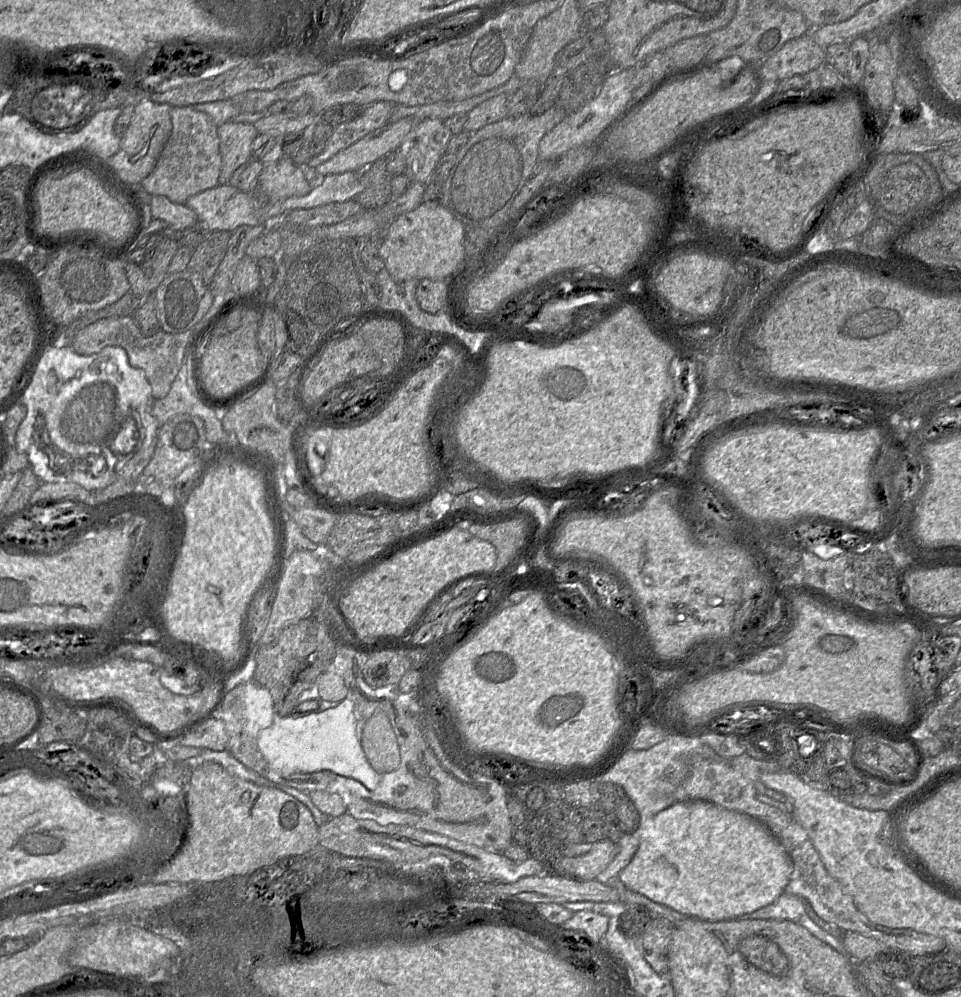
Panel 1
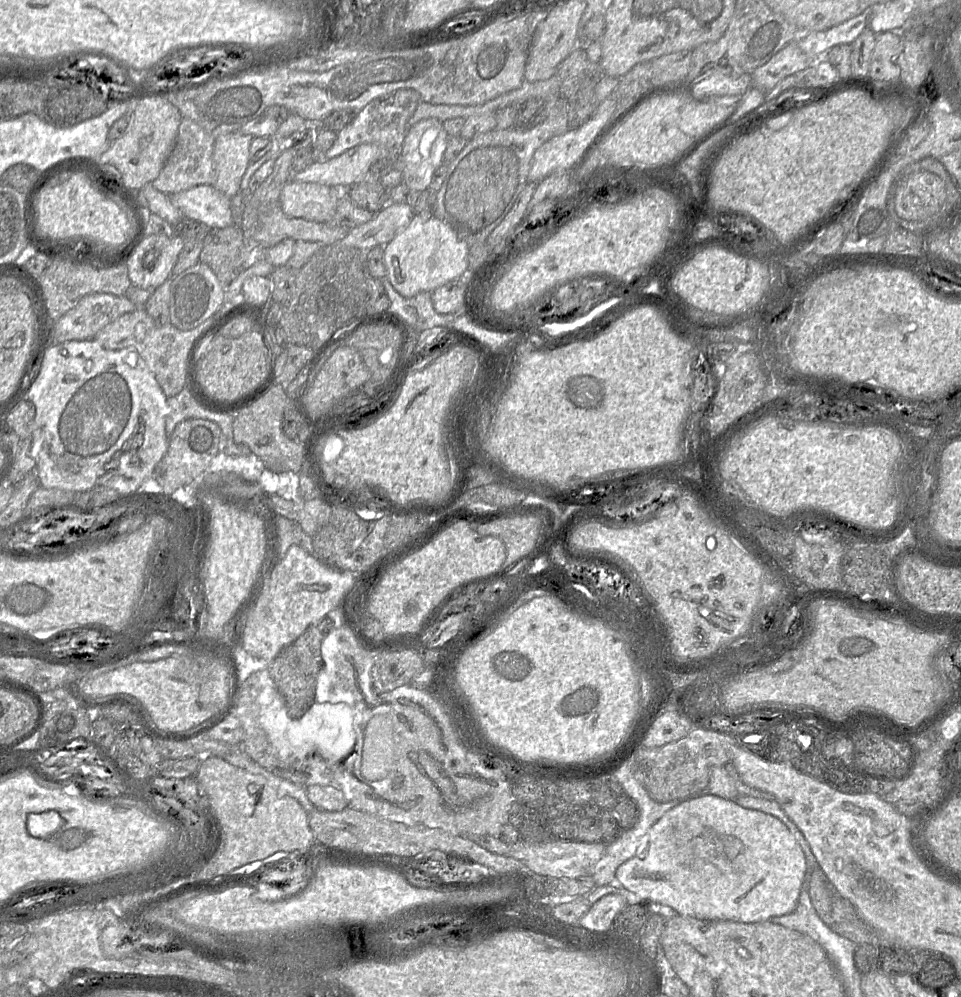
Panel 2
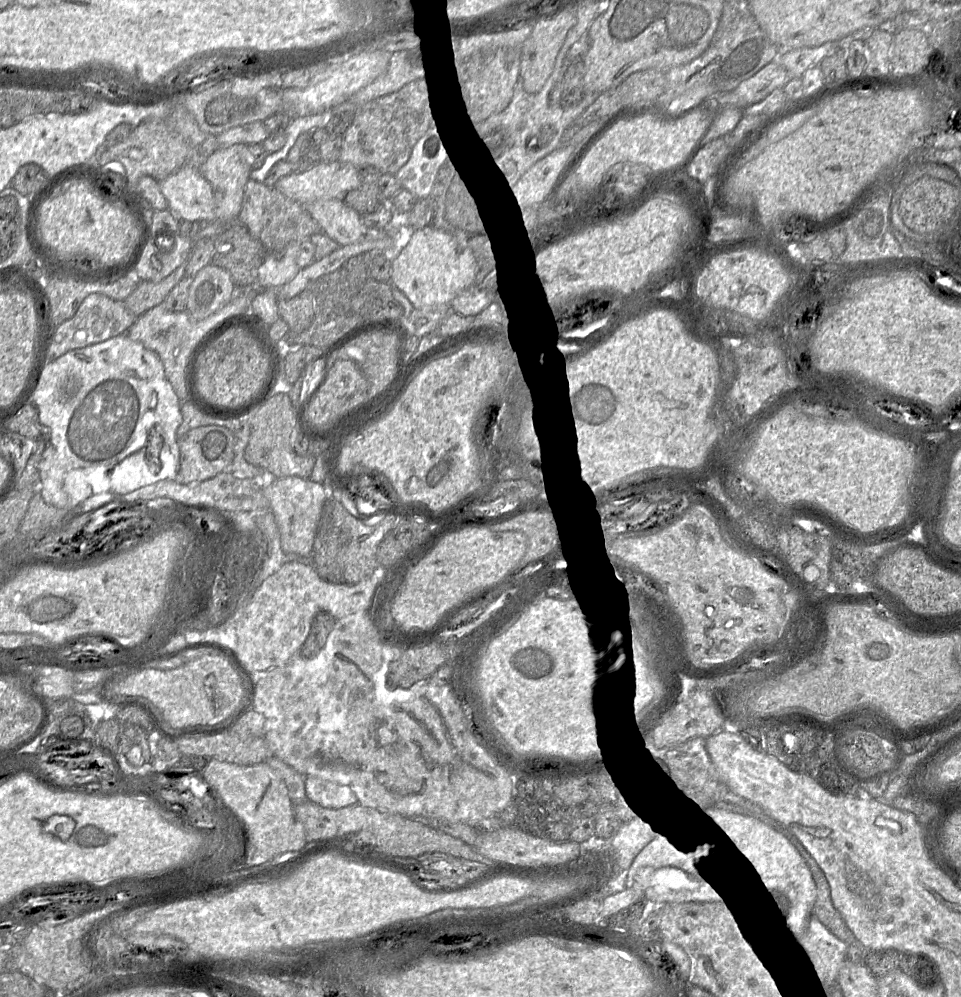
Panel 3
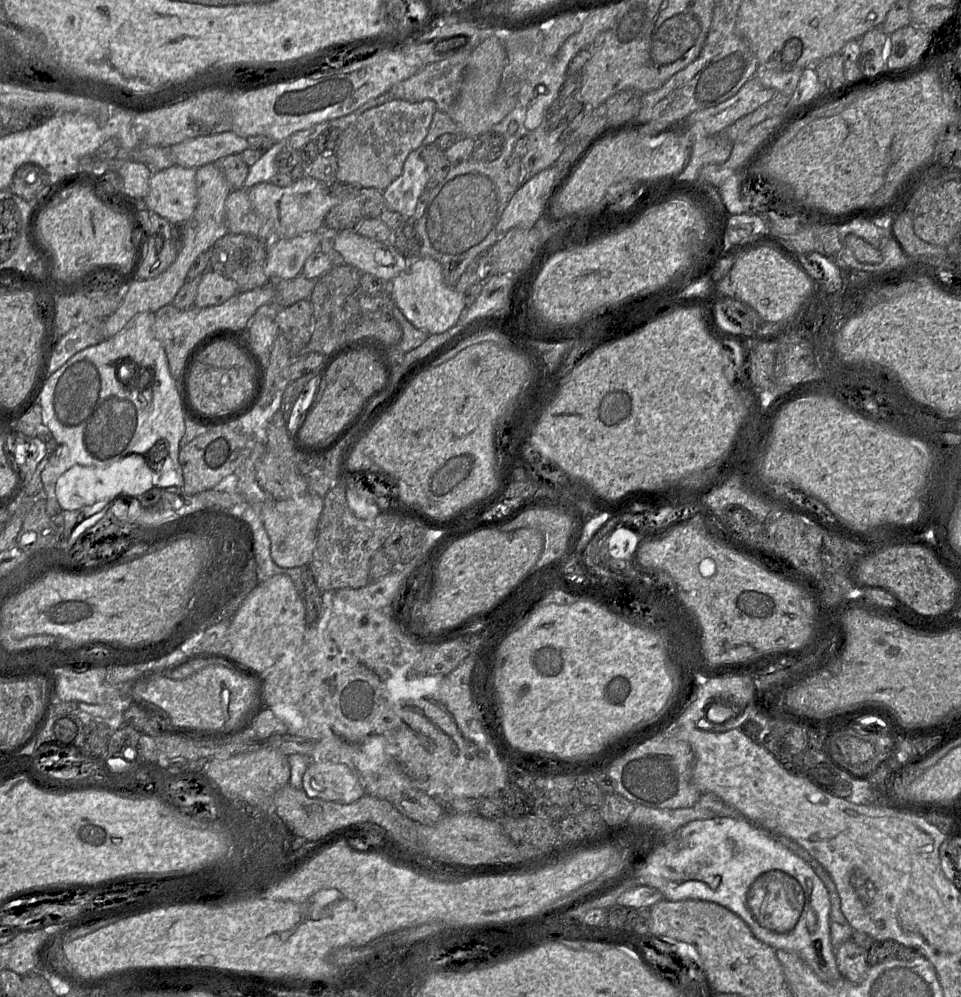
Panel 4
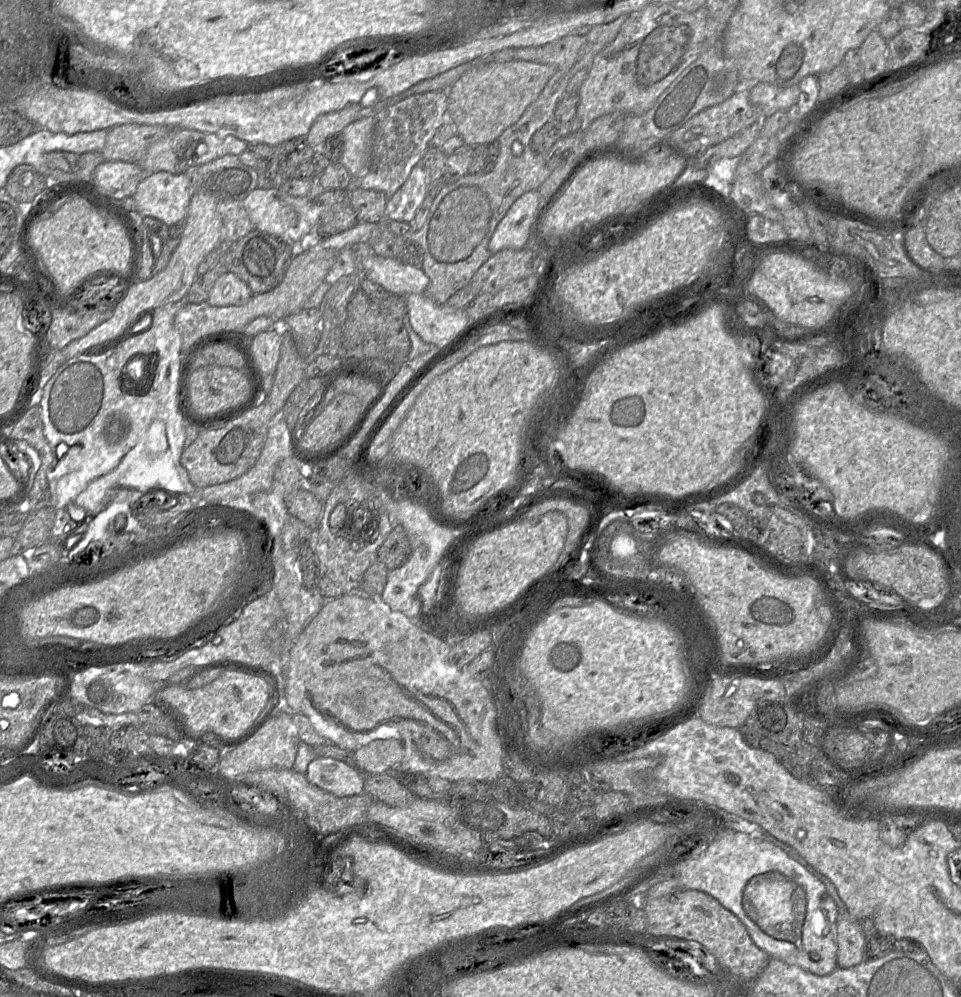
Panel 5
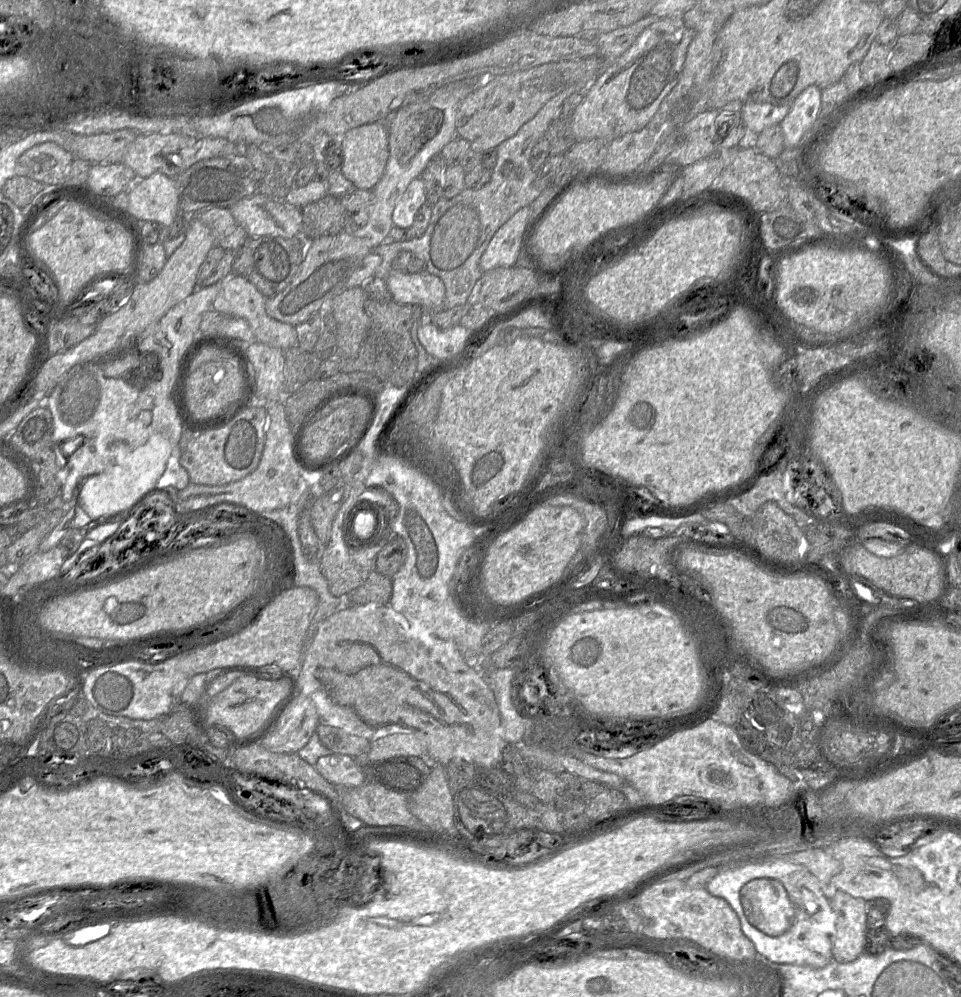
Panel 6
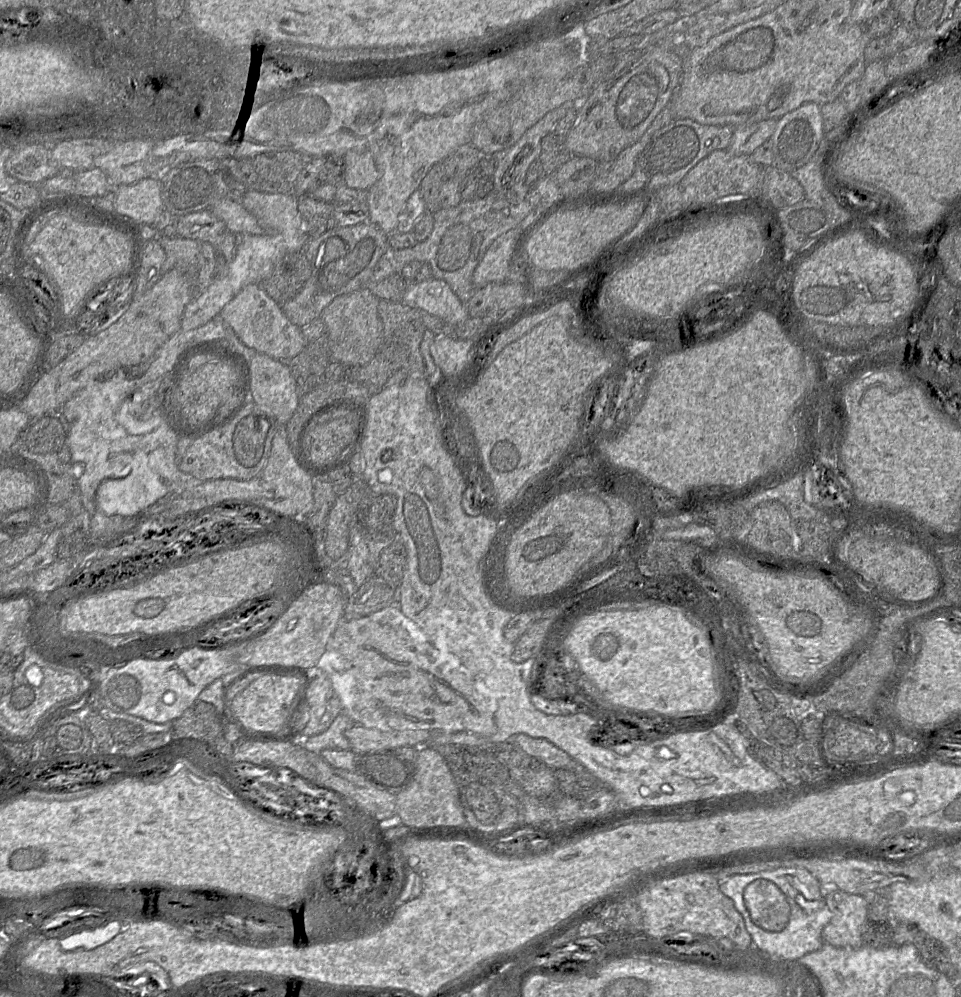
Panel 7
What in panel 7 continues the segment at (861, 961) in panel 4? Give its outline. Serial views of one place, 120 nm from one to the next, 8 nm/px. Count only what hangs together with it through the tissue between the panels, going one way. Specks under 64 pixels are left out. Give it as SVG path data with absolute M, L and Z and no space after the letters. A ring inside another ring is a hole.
M842 890L826 891L831 920L822 930L823 944L835 947L863 946L864 924L868 921L867 899Z

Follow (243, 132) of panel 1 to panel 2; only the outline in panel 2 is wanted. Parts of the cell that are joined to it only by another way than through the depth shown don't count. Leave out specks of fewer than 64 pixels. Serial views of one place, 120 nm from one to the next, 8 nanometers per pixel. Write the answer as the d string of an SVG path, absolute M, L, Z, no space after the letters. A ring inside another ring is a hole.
M240 132L228 133L216 137L213 148L215 179L213 186L231 199L240 197L242 177L250 164L249 148L253 137Z

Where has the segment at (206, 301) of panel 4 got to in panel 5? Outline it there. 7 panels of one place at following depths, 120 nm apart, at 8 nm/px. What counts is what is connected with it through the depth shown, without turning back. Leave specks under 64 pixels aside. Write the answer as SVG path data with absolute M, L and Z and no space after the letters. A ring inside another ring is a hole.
M232 272L222 274L209 293L207 302L211 306L233 306L245 304L253 293L248 285Z

